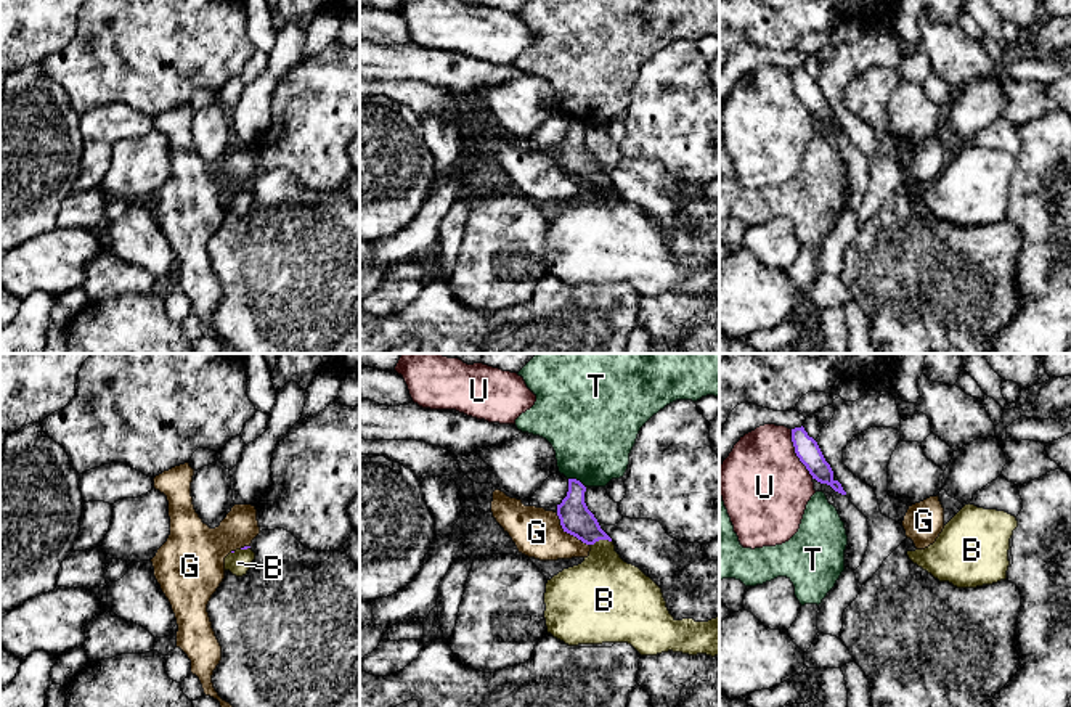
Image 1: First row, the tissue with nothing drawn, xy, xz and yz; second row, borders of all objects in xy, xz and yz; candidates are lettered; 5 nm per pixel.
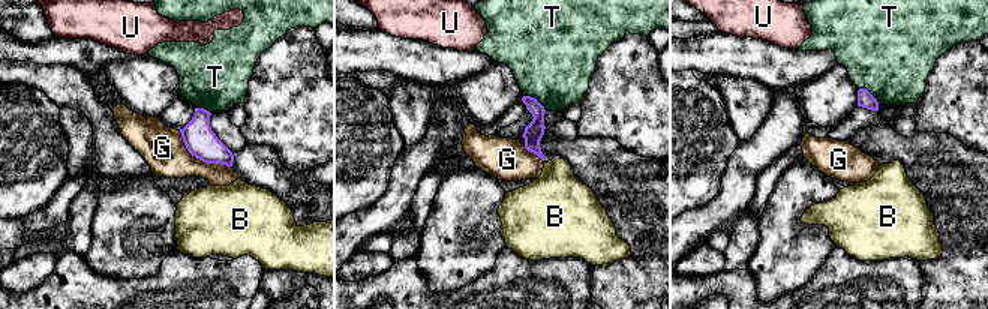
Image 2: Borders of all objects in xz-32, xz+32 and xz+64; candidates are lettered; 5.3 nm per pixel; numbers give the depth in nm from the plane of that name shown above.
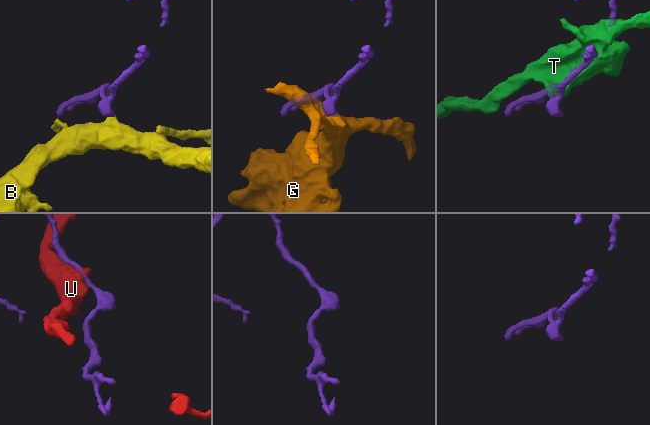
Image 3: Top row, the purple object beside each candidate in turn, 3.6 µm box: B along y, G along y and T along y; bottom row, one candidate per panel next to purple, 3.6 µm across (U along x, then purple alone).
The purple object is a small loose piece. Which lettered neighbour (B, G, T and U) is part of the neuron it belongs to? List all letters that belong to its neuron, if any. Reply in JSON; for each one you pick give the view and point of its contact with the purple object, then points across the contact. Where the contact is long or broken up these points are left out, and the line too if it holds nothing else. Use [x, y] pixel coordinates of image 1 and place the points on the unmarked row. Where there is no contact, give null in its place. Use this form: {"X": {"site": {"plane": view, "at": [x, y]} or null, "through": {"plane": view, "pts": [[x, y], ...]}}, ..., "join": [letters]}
{"B": {"site": {"plane": "xz", "at": [599, 179]}, "through": {"plane": "xz", "pts": [[575, 158], [599, 179], [602, 187], [604, 228]]}}, "join": ["B"]}

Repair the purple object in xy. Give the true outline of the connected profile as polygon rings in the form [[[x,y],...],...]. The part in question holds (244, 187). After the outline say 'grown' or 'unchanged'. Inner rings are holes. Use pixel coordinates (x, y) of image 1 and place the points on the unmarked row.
[[[244,186],[225,198],[225,210],[230,210],[236,217],[242,217],[250,209],[254,199],[255,193],[250,190],[250,186]]]; grown

